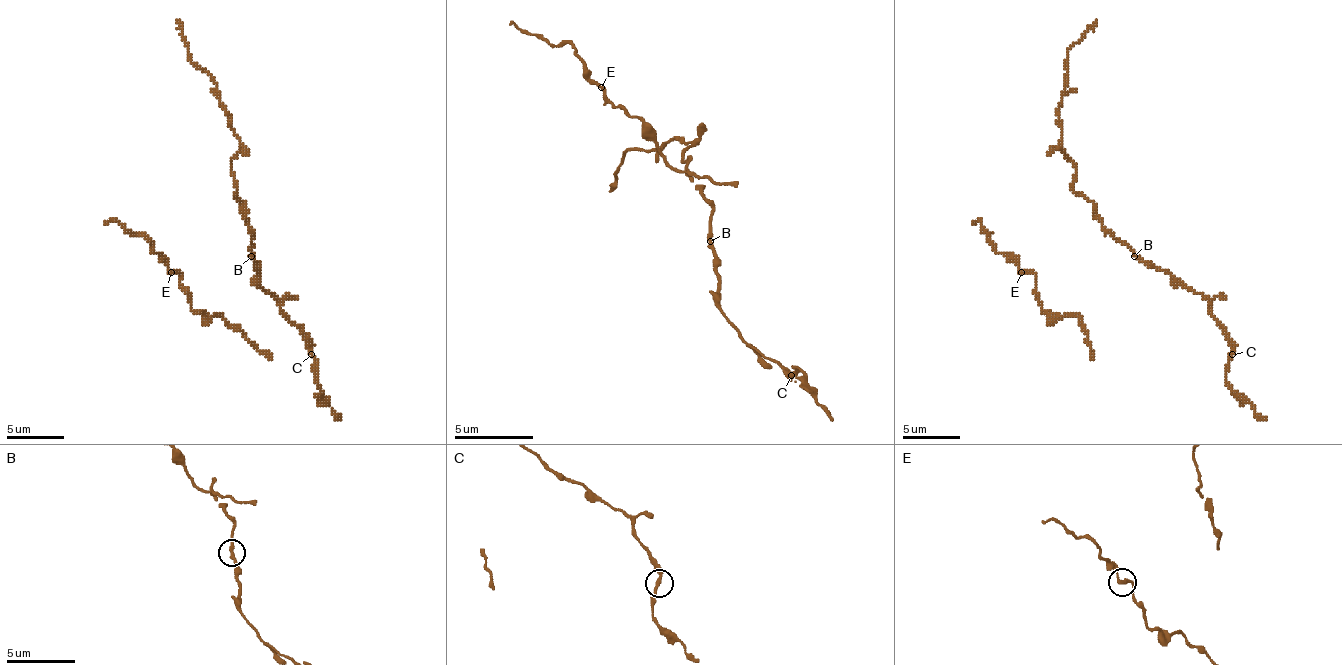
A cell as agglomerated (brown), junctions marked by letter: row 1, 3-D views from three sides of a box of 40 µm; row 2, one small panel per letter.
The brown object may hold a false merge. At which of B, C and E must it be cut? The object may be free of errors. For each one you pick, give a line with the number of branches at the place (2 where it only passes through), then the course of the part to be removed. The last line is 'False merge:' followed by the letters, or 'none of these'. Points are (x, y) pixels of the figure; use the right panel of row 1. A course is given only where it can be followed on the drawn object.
False merge: none of these

